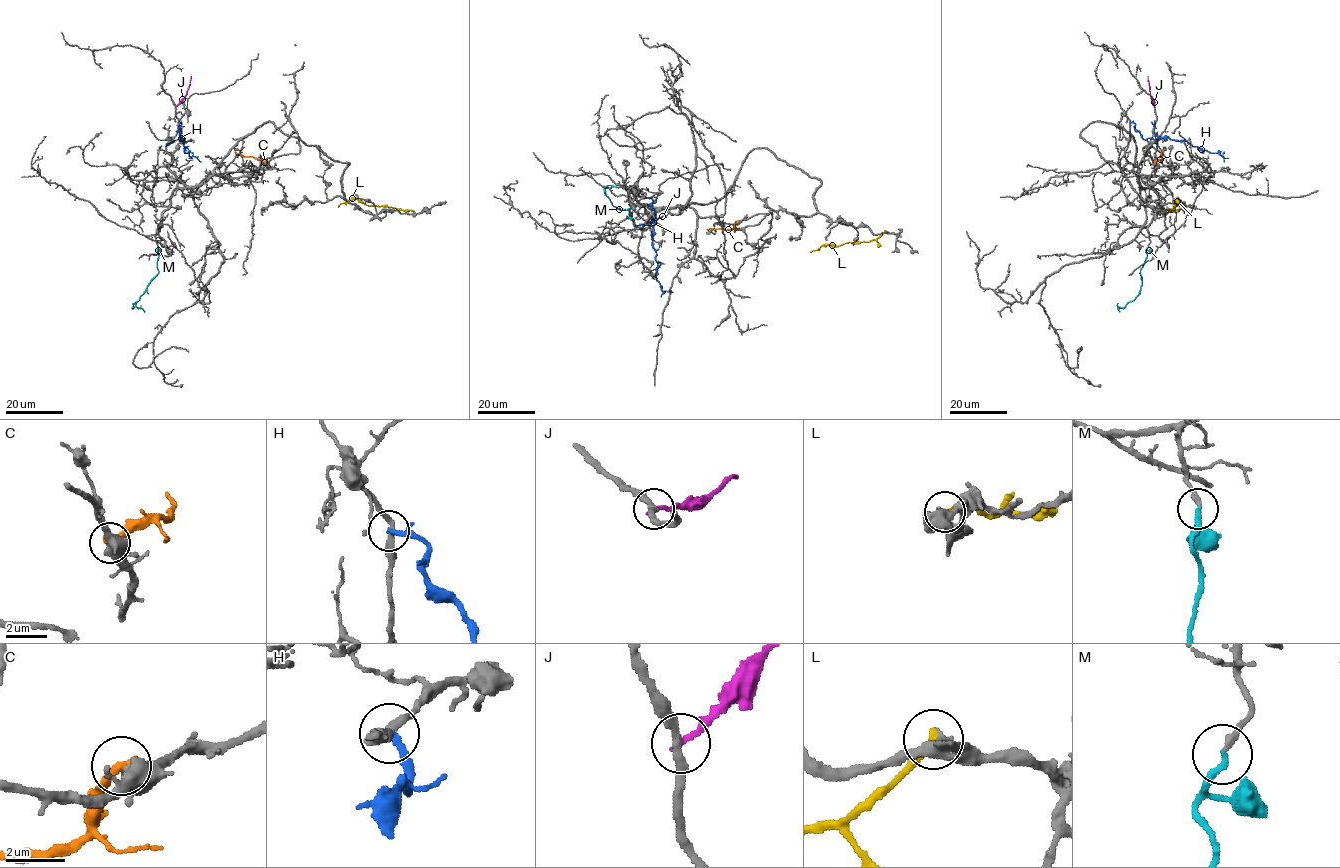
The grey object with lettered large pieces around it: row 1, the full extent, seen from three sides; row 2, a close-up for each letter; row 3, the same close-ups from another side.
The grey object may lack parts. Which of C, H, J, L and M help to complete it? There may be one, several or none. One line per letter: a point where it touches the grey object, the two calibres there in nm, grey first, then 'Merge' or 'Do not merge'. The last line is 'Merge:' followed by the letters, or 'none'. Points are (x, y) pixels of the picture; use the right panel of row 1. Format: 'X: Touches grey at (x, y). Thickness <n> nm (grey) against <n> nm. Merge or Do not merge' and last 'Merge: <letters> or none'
C: Touches grey at (1153, 163). Thickness 440 nm (grey) against 360 nm. Do not merge
H: Touches grey at (1129, 121). Thickness 260 nm (grey) against 260 nm. Do not merge
J: Touches grey at (1154, 106). Thickness 240 nm (grey) against 200 nm. Do not merge
L: Touches grey at (1163, 211). Thickness 360 nm (grey) against 320 nm. Do not merge
M: Touches grey at (1148, 246). Thickness 240 nm (grey) against 260 nm. Merge
Merge: M

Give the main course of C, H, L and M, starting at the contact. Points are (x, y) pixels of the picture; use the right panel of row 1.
C: (1153, 163), (1161, 159), (1161, 150)
H: (1129, 122), (1135, 124), (1143, 139), (1186, 140), (1203, 150), (1219, 153), (1223, 162)
L: (1163, 211), (1171, 211), (1176, 206), (1177, 199), (1184, 207)
M: (1148, 246), (1140, 273), (1141, 290), (1123, 307), (1117, 306), (1119, 312)

